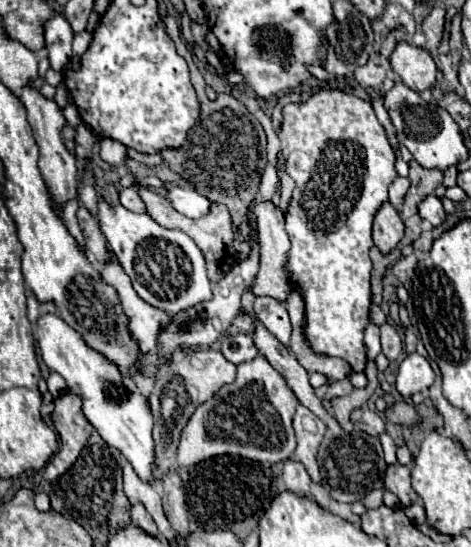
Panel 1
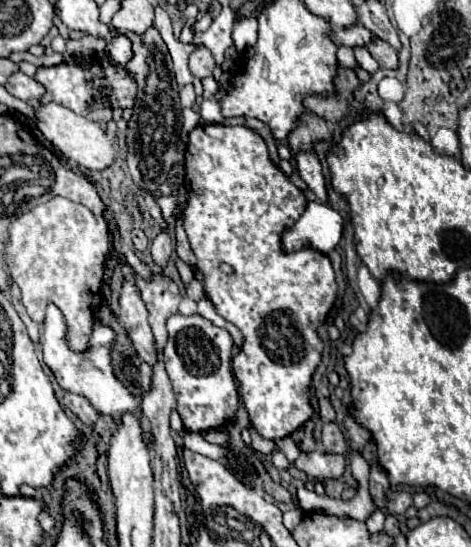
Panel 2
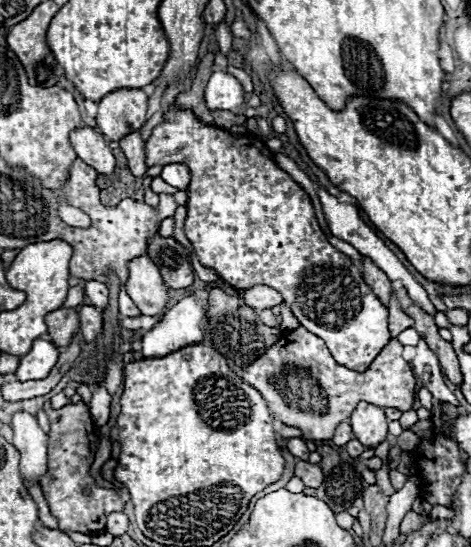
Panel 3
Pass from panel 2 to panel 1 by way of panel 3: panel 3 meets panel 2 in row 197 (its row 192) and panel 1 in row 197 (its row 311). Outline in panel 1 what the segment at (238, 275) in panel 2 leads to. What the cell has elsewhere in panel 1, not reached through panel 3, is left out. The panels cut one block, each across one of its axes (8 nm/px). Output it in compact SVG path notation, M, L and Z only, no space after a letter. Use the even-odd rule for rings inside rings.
M322 88L306 102L286 104L282 108L282 128L278 138L286 158L286 170L296 182L292 200L284 214L286 232L292 242L284 270L288 272L290 284L302 292L304 298L304 336L316 354L342 358L350 364L352 372L364 372L368 362L364 332L370 322L372 306L372 262L368 256L368 250L372 248L372 220L378 208L388 200L388 184L398 176L386 130L378 122L368 100L340 90Z

